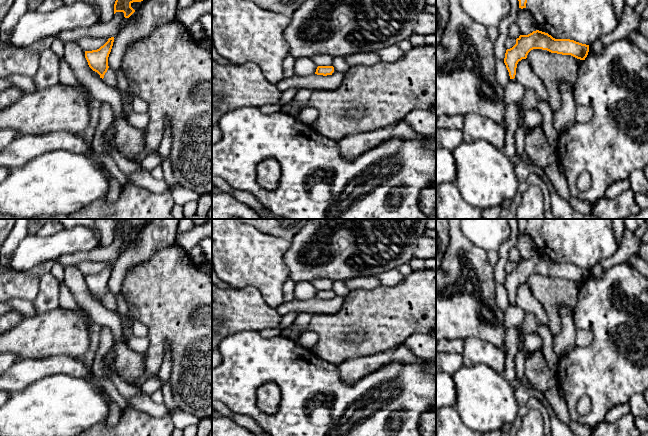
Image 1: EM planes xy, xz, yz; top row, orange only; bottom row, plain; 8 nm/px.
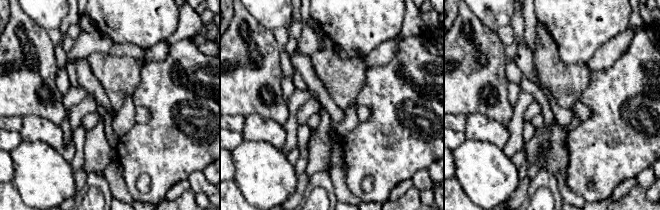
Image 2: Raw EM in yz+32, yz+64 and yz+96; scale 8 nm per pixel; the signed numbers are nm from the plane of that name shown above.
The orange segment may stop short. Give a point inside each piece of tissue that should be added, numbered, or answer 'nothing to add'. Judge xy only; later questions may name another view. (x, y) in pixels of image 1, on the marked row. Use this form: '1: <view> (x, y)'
1: xy (110, 79)

